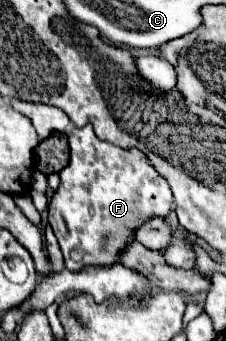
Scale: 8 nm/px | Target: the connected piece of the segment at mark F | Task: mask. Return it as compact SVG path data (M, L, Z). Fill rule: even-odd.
M91 125L75 129L69 135L69 147L69 165L59 173L61 185L49 203L49 225L69 271L109 267L109 263L119 263L125 239L135 239L133 231L145 223L145 219L165 217L171 211L173 195L167 181L161 179L141 151L127 151L101 141ZM85 221L101 231L85 231Z

